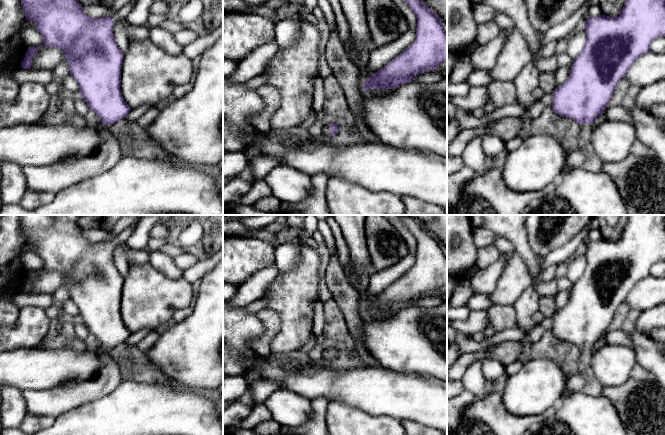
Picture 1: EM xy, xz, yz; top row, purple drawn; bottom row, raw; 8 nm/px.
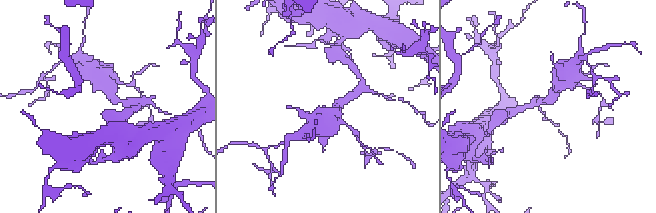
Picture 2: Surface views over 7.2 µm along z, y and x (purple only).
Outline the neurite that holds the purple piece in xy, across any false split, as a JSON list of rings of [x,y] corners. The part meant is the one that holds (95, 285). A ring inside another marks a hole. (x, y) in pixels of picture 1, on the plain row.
[[[20,215],[20,217],[26,245],[35,246],[35,253],[43,260],[41,269],[28,272],[21,292],[30,293],[32,283],[43,270],[62,273],[69,288],[70,299],[79,308],[79,317],[90,334],[102,345],[97,353],[103,362],[103,368],[95,379],[83,381],[68,388],[22,391],[28,414],[57,417],[72,408],[108,395],[122,381],[119,367],[108,350],[126,342],[131,334],[120,314],[124,276],[119,273],[115,265],[112,243],[110,241],[92,242],[85,239],[82,236],[82,229],[76,222],[71,222],[66,215]]]

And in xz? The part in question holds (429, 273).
[[[400,215],[417,241],[416,263],[399,280],[364,306],[364,314],[394,313],[447,285],[447,257],[440,242],[410,215]]]

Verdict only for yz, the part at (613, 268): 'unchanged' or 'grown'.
grown

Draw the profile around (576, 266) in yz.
[[[579,251],[571,260],[569,260],[567,265],[567,278],[572,284],[576,283],[578,279],[582,276],[587,260],[584,251]]]

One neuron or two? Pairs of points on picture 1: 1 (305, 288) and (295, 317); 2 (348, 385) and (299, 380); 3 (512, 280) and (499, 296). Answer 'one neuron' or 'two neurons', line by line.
1: one neuron
2: one neuron
3: one neuron

